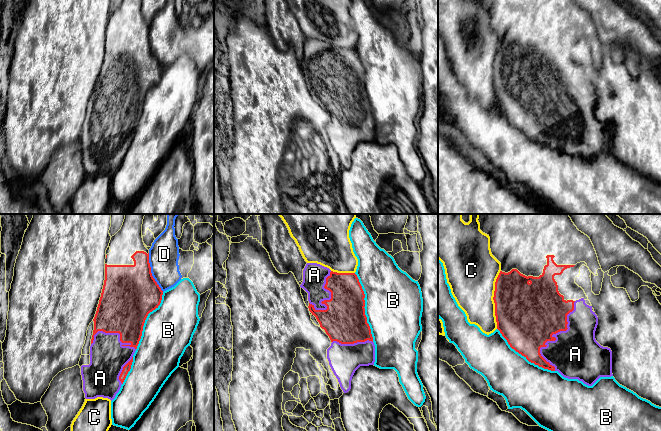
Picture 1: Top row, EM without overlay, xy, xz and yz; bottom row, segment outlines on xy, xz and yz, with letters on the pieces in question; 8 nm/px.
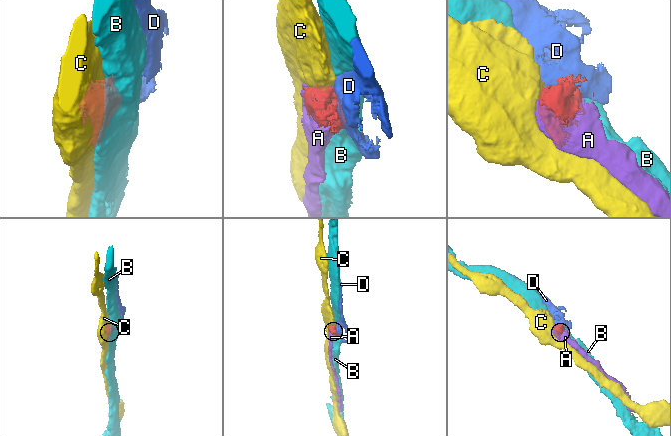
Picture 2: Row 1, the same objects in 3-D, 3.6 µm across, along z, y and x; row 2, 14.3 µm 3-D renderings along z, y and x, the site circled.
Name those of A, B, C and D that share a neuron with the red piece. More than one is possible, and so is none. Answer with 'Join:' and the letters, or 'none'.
Join: A

